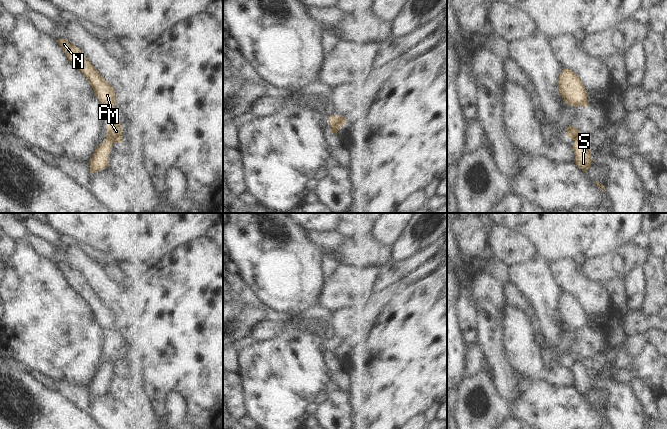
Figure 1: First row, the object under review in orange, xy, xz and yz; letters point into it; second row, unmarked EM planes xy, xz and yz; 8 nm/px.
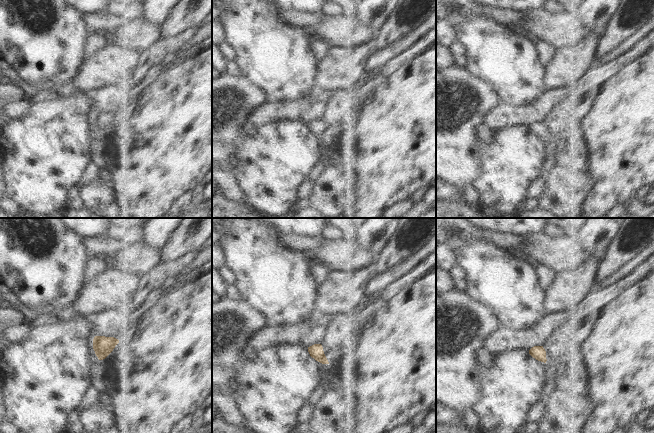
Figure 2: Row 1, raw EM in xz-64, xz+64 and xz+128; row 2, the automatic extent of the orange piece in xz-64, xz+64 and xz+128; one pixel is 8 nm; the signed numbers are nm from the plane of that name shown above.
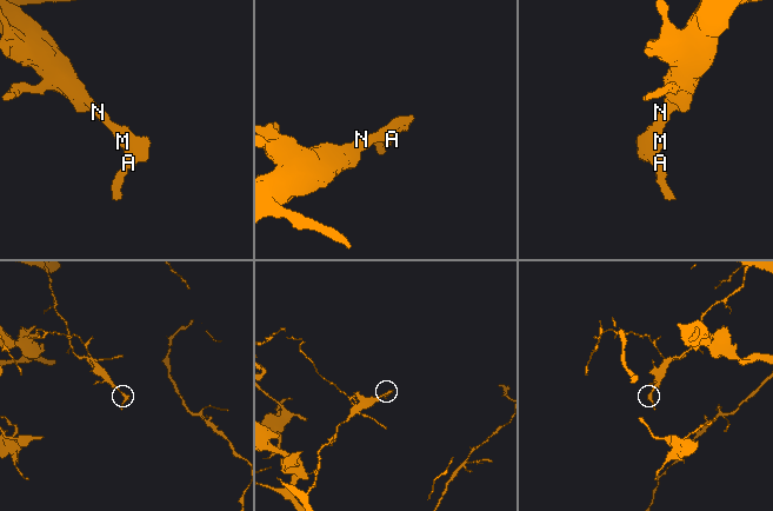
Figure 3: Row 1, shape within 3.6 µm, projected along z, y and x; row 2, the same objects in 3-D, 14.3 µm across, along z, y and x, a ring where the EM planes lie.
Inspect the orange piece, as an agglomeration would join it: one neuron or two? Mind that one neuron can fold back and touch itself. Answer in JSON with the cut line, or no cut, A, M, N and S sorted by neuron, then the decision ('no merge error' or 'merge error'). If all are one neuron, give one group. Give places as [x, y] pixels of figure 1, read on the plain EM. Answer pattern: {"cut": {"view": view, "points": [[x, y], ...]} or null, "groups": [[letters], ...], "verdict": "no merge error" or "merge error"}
{"cut": null, "groups": [["A", "M", "N", "S"]], "verdict": "no merge error"}

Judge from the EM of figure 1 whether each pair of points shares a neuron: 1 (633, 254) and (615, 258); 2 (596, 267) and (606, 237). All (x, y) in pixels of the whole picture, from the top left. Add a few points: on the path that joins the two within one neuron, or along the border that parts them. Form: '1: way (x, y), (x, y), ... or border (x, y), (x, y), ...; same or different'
1: way (629, 255), (622, 255), (619, 258); same
2: border (621, 245), (599, 256), (583, 258), (580, 261); different

